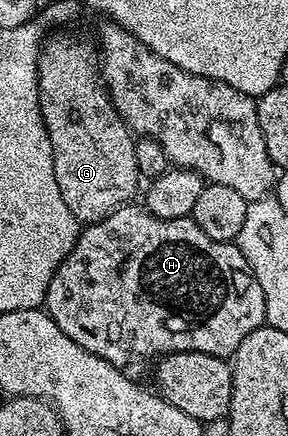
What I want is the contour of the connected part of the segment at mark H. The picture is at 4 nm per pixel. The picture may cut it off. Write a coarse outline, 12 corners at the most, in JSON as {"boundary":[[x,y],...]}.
{"boundary":[[142,205],[45,303],[81,348],[224,360],[267,321],[235,242]]}

